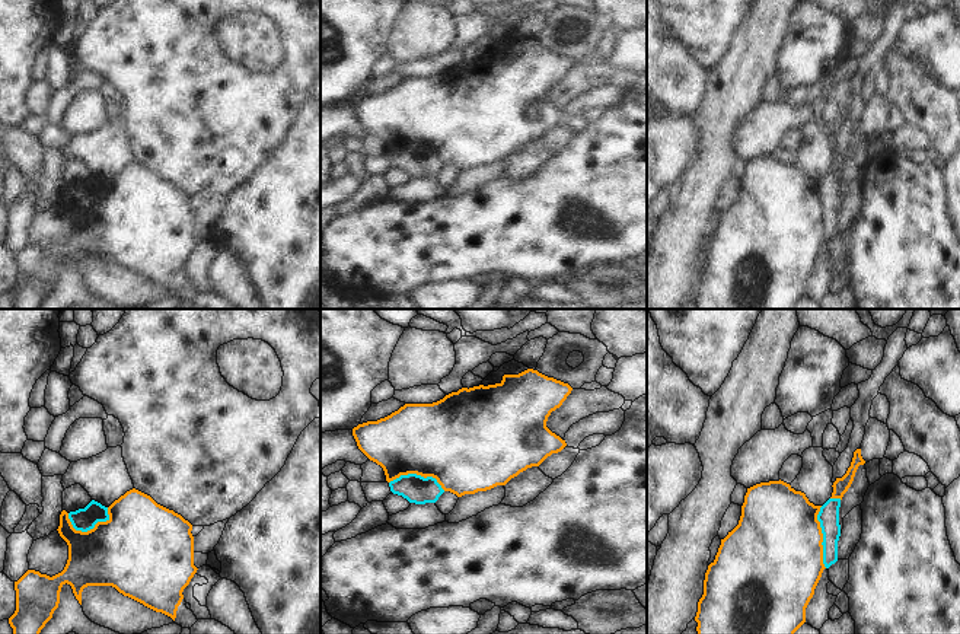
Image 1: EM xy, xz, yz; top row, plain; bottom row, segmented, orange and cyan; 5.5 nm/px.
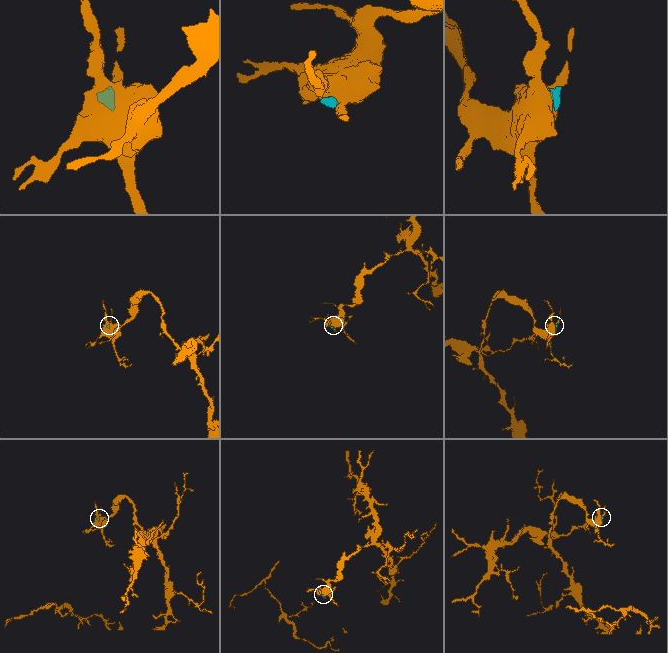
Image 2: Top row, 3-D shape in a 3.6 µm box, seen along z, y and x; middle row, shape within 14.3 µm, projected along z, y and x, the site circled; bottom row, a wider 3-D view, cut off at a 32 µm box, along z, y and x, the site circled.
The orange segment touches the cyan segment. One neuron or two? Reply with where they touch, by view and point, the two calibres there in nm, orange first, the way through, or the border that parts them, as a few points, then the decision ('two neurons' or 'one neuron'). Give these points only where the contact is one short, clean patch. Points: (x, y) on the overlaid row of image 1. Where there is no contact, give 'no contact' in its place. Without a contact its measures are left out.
meets orange in xy at (85, 532); 400 nm thick on the orange side, 130 nm on the other; border along xy (67, 513), (72, 525), (82, 531), (109, 519); two neurons

